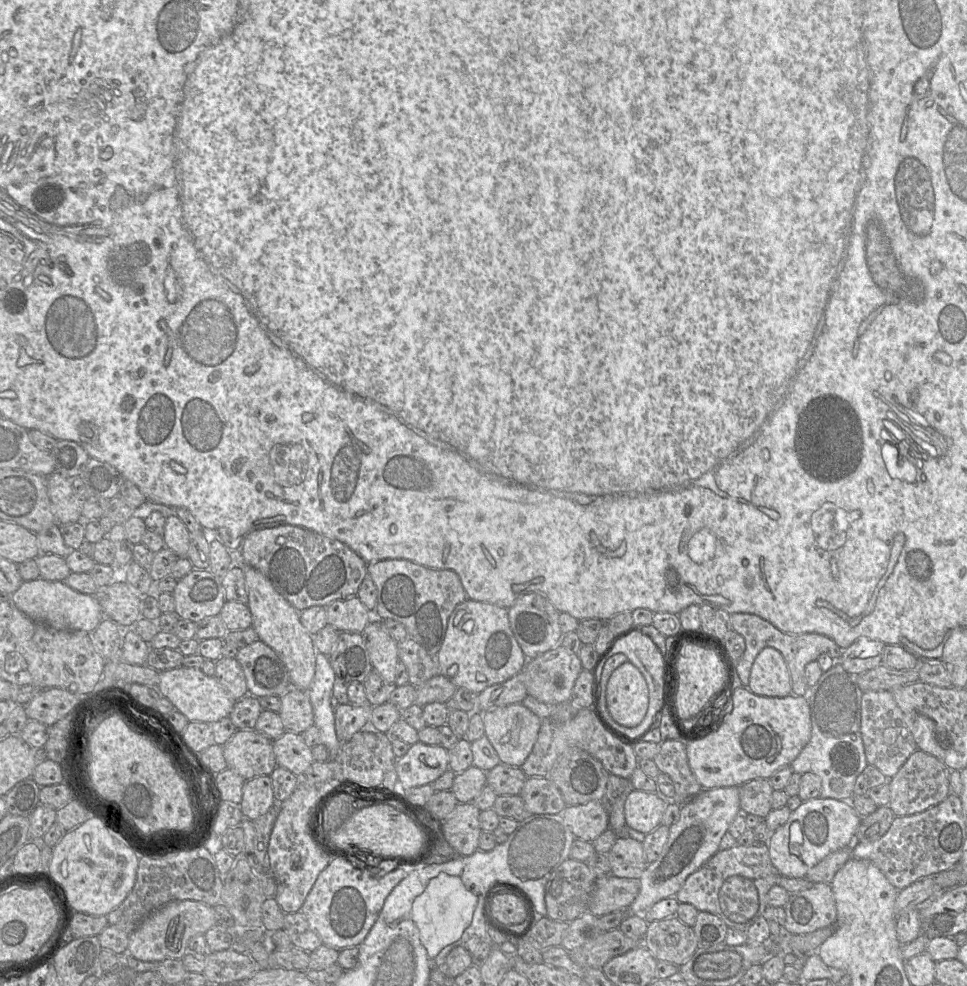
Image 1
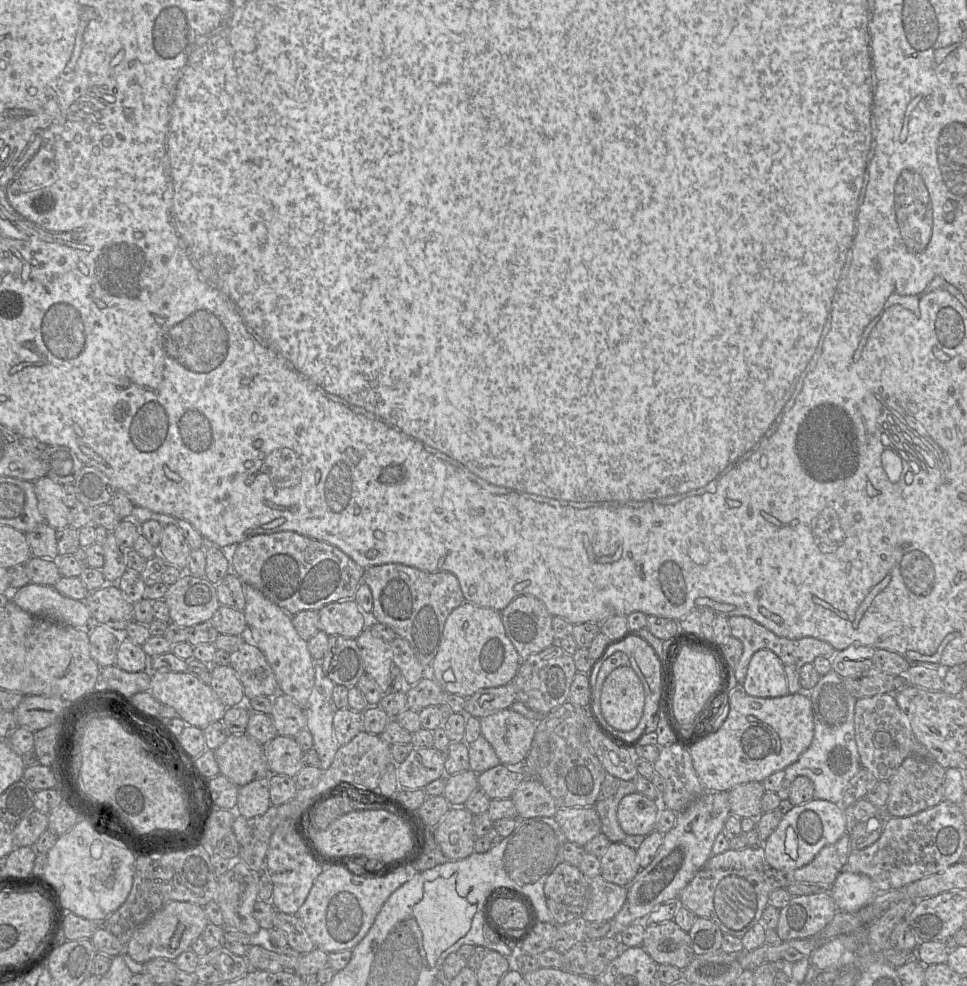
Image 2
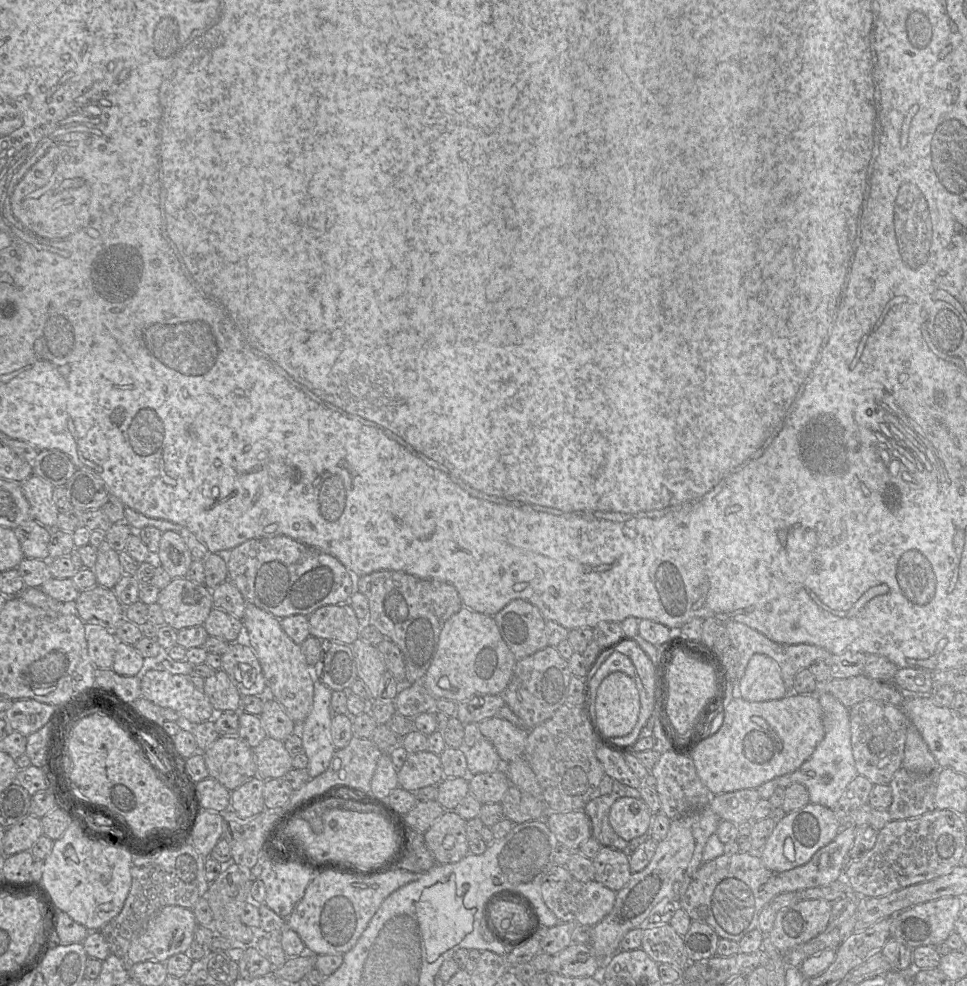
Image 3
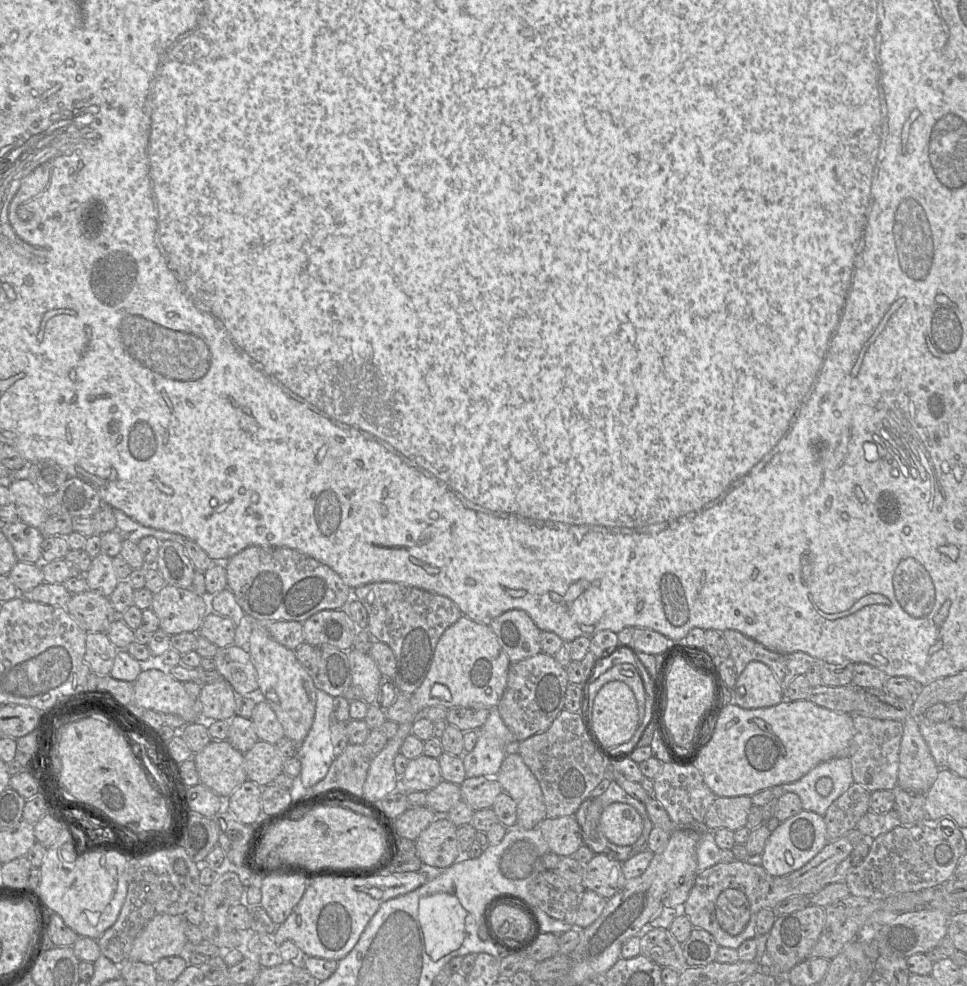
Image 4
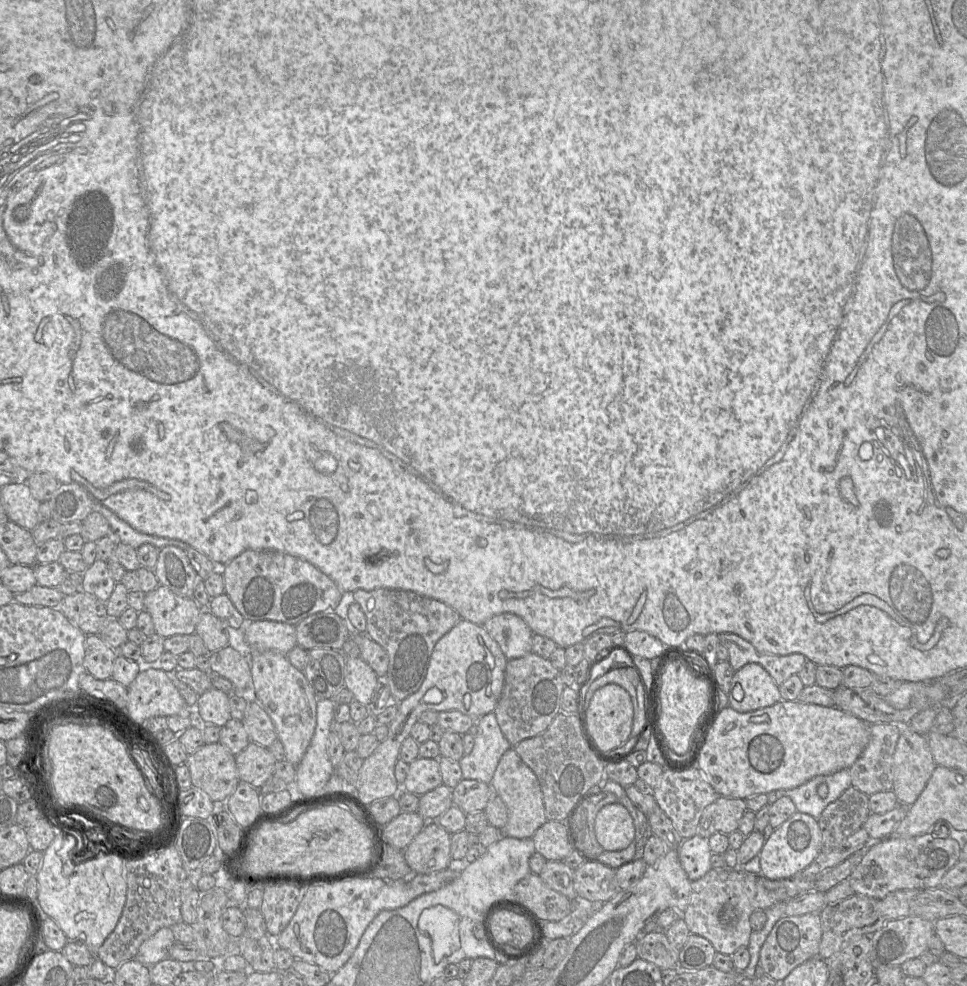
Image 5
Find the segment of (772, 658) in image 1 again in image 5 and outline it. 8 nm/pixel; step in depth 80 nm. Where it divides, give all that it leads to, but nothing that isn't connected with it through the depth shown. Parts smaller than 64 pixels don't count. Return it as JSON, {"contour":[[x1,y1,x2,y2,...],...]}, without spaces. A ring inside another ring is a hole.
{"contour":[[757,663,735,671,728,691,729,707,740,713,774,705,782,700,779,685]]}

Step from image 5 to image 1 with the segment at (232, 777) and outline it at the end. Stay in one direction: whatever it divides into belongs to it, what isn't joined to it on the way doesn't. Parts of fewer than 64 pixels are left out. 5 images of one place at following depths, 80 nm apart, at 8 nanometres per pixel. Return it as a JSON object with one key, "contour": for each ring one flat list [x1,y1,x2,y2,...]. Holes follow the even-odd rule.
{"contour":[[238,730,223,745,223,754,229,769,245,780,268,775,278,766,273,741,254,730]]}

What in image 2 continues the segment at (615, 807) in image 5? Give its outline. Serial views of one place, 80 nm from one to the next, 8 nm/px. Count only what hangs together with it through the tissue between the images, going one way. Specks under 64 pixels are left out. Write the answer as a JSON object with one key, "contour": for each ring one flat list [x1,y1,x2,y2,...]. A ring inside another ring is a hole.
{"contour":[[638,792,628,794,618,805,619,825,627,835,647,836,655,831,660,809,659,801,651,800]]}

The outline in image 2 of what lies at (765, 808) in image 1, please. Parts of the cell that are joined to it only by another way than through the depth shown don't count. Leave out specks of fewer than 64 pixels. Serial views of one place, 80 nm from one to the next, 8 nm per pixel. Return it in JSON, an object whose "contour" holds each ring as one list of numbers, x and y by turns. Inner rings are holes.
{"contour":[[748,782,728,792,731,815,743,818,758,818,763,812,761,800,766,793,762,782]]}

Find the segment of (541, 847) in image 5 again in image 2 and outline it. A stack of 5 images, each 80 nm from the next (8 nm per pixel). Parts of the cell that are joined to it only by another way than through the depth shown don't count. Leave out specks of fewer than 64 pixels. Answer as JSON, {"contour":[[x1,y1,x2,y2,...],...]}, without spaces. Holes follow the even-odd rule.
{"contour":[[594,806,559,808,553,817,567,841,582,847,602,833,601,821]]}

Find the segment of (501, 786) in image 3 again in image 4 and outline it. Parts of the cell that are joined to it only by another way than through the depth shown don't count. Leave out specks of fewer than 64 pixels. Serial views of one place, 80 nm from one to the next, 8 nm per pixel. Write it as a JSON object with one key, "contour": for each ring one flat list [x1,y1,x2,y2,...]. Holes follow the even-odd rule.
{"contour":[[495,777,466,778,460,785,461,799,474,811,491,808,503,788]]}

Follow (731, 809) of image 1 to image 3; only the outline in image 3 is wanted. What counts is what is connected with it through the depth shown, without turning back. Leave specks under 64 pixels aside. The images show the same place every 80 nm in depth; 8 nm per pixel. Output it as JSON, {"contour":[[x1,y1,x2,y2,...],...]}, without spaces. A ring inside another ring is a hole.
{"contour":[[710,809,686,815,682,818,671,821,666,837,658,843,657,849,650,863,641,871,632,873,628,884,617,892,614,906,610,913,591,930,591,944,601,959,609,959,620,947,620,942,624,936,632,929,643,927,649,915,665,902,679,902,686,892,695,873,703,863,702,855,708,839,717,831,722,820]]}

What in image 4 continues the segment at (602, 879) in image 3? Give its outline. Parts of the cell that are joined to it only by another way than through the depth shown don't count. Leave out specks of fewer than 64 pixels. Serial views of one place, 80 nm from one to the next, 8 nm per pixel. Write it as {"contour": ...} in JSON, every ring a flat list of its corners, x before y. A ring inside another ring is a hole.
{"contour":[[595,854,584,866,582,885,609,899,619,892,626,883,622,862,609,858,606,854]]}

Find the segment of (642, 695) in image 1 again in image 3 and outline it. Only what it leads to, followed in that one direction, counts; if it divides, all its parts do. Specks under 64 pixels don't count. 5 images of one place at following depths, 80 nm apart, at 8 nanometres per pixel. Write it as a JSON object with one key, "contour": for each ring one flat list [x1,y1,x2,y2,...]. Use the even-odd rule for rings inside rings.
{"contour":[[615,671,600,684,595,701,596,730,608,742,629,734,638,722,640,695,635,681]]}

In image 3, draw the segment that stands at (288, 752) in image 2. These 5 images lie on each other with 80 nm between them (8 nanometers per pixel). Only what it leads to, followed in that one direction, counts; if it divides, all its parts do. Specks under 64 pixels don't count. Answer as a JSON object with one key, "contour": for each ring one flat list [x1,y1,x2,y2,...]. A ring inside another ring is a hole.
{"contour":[[265,738,253,749,256,776,262,780,282,778,292,768,292,756,284,747,283,741]]}

